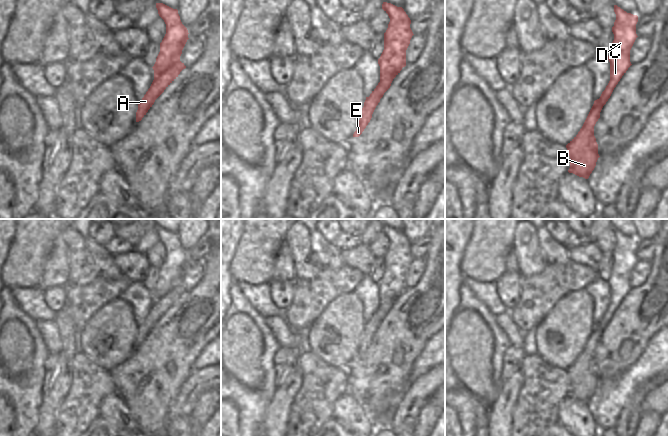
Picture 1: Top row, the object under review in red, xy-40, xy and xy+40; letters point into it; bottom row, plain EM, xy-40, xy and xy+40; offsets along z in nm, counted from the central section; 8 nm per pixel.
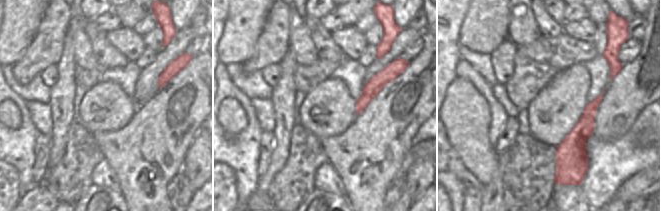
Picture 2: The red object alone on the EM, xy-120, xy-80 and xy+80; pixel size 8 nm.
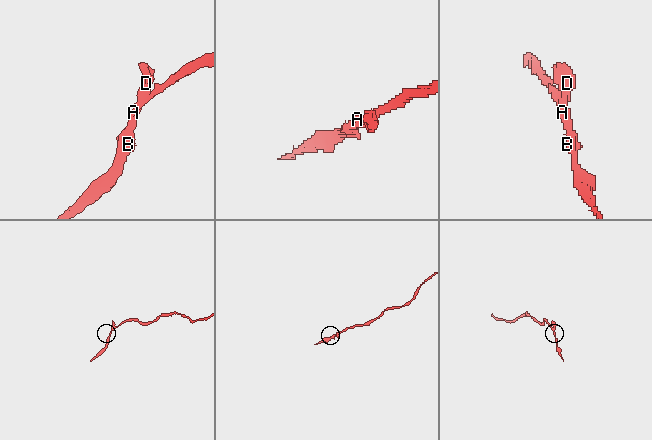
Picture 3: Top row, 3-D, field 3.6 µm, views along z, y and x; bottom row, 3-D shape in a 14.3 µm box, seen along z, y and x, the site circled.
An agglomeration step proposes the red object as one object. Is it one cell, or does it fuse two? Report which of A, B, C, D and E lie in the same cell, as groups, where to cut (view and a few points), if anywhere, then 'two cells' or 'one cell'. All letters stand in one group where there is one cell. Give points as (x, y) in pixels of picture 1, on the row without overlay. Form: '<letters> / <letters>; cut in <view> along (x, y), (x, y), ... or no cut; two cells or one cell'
A B E / C D; cut in xy-40 along (179, 284), (154, 301); two cells

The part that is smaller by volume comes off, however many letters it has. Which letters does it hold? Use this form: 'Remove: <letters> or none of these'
Remove: C, D

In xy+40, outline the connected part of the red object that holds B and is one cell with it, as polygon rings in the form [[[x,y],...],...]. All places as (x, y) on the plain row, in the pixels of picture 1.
[[[609,307],[602,316],[599,323],[594,328],[578,358],[566,369],[570,380],[569,397],[588,403],[596,390],[600,381],[598,378],[598,368],[594,360],[594,350],[600,342],[603,329],[600,323],[606,318]]]

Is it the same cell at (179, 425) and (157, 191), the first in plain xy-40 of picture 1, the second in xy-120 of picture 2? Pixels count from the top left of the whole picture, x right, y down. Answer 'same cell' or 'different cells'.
different cells

